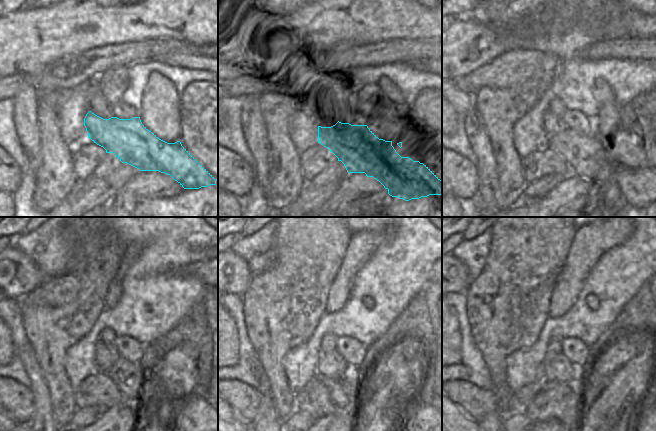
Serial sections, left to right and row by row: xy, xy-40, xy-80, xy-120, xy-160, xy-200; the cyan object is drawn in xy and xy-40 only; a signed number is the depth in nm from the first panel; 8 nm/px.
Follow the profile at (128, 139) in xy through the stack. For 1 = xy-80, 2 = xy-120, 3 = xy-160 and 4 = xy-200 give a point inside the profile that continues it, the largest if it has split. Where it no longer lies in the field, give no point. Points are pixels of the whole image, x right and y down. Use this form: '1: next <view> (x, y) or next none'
1: next xy-80 (587, 156)
2: next xy-120 (194, 415)
3: next xy-160 (416, 420)
4: next xy-200 (645, 420)

